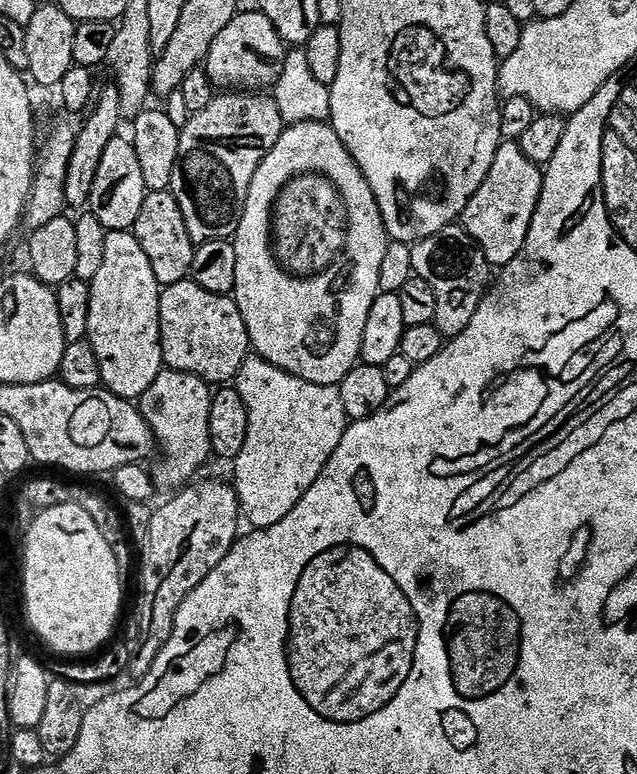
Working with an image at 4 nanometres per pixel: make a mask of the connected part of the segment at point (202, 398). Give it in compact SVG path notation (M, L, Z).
M165 370L154 378L154 386L146 390L138 401L138 407L142 418L150 426L155 443L164 451L164 457L157 462L156 468L151 469L153 481L161 493L175 494L181 488L193 483L196 471L203 466L212 456L210 446L210 406L212 405L213 389L204 380L199 380L197 376L191 376L185 372L173 372Z

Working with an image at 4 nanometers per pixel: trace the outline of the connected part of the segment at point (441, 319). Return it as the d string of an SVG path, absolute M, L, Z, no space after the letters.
M449 226L425 240L417 240L412 245L412 270L415 273L412 280L396 293L406 328L434 321L436 329L446 338L462 334L470 326L470 318L474 318L490 287L488 275L494 272L486 254L460 226Z

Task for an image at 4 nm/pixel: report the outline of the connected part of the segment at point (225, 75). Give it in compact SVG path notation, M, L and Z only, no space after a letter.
M241 11L230 22L230 26L226 26L226 30L214 38L214 46L210 46L206 61L206 71L217 89L232 94L264 94L275 89L287 65L288 53L284 39L264 12Z

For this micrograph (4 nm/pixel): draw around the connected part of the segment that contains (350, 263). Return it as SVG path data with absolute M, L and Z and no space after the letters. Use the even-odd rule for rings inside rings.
M302 122L285 127L278 138L274 150L266 154L264 161L254 174L254 182L250 182L250 190L246 198L244 213L234 237L238 254L238 274L234 299L242 318L246 322L248 342L251 351L270 362L275 368L289 372L294 378L302 378L306 382L314 382L318 386L339 386L350 374L350 370L361 363L362 330L366 330L366 317L370 315L370 306L374 306L376 297L380 295L378 270L382 270L382 258L386 254L386 246L390 237L382 214L378 210L378 202L354 158L350 158L350 150L342 146L342 138L333 130L331 123Z

